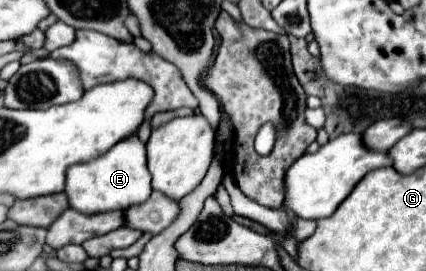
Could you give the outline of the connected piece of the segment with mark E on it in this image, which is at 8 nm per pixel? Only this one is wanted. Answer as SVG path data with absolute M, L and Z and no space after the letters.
M129 136L107 154L99 158L91 158L91 162L75 164L67 170L67 186L65 186L69 206L95 206L95 208L75 208L83 214L99 214L107 210L125 210L127 206L145 202L151 196L151 174L145 162L145 144L137 136Z

